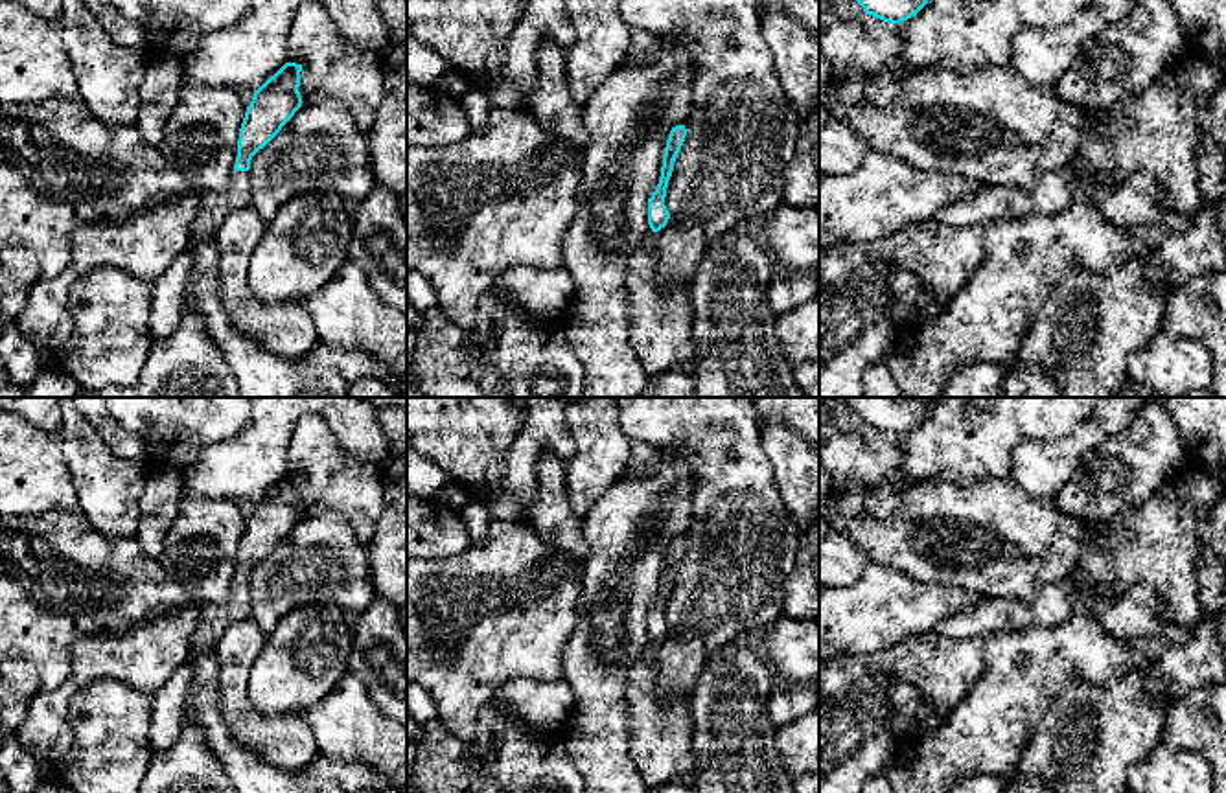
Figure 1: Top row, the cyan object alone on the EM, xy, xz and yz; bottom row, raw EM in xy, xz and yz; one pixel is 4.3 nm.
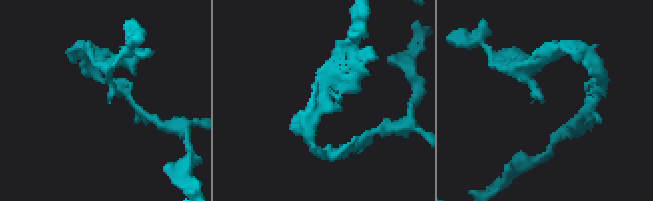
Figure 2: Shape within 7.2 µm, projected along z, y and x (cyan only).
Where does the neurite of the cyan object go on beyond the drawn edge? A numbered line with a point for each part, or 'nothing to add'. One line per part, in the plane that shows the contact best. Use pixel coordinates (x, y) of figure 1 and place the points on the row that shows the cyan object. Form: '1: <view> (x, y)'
1: xy (214, 206)

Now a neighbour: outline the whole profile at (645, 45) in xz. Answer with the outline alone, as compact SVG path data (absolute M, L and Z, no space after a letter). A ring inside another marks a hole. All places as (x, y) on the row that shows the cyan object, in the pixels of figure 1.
M631 28L631 42L622 64L639 64L657 55L661 35L646 29Z

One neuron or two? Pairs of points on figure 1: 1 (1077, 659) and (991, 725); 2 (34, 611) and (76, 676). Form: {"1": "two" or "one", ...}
{"1": "one", "2": "two"}

